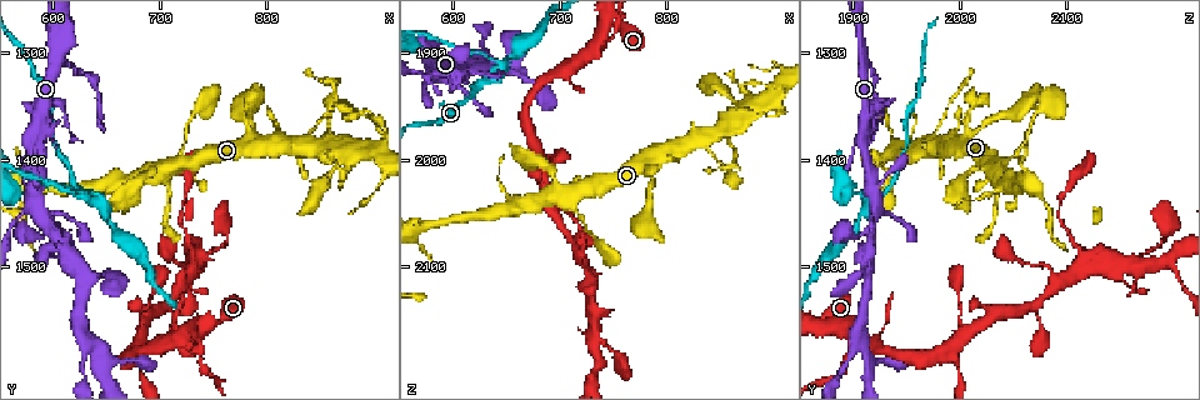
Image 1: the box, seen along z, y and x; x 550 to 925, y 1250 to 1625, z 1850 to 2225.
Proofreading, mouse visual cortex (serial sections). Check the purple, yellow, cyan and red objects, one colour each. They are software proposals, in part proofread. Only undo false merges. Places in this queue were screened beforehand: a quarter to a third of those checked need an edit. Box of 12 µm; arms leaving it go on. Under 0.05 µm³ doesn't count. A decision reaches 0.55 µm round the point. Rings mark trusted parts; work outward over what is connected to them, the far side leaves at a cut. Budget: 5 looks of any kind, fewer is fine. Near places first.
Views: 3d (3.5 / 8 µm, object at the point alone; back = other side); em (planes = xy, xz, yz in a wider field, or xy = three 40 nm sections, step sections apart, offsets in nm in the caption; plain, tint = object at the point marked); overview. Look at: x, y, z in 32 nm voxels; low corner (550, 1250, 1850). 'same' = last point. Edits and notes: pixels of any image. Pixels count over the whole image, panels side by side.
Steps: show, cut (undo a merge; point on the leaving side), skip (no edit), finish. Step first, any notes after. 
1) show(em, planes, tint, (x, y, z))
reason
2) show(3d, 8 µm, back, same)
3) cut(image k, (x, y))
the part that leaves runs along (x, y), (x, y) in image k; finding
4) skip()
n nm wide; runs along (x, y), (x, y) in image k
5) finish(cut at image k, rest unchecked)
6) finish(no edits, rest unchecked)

show(3d, 3.5 µm, back, (638, 1572, 1912))
abrupt turn

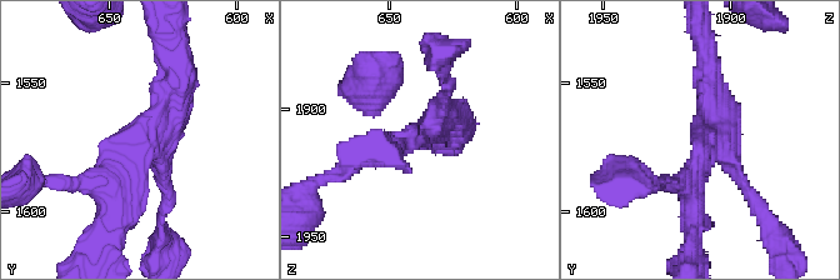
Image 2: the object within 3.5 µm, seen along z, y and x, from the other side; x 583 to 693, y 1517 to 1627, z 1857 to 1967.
show(em, xy, step 1, plain, (639, 1575, 1911))

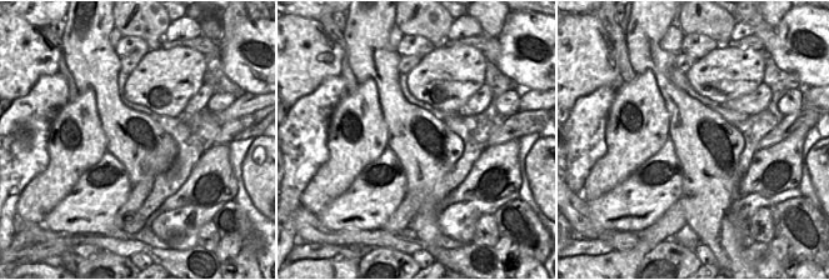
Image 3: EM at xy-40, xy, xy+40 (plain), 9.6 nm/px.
show(em, xy, step 1, tint, same)
where the object lies

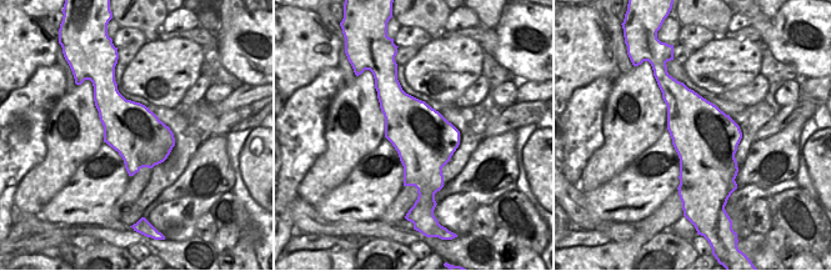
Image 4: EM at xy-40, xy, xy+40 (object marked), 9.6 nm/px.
skip()
runs along (175, 85), (168, 124), (75, 181) in image 2; one cell here

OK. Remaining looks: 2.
show(3d, 3.5 µm, (620, 1314, 1916))
thin neck

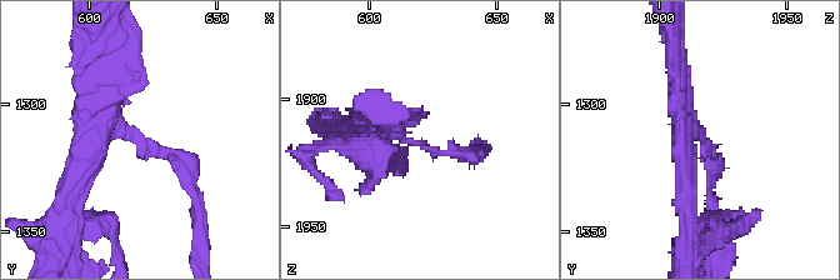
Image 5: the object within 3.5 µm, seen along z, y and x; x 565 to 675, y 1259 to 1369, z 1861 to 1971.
show(em, xy, step 1, tint, (619, 1316, 1919))
arms of 200, 300 nm; need the tissue

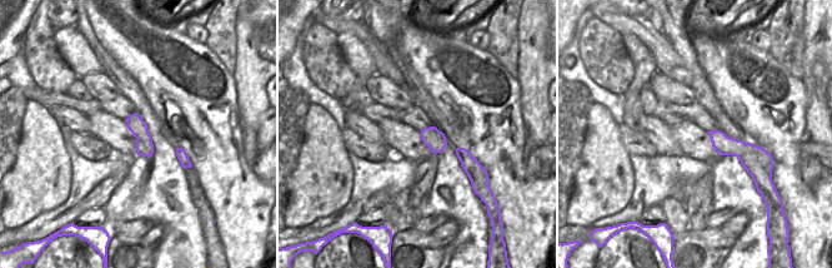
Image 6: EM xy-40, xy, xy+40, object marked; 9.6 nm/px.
skip()
190 nm wide; runs along (365, 125), (430, 151), (473, 151) in image 5; all the same cell

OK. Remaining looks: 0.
finish(no edits, rest unchecked)

